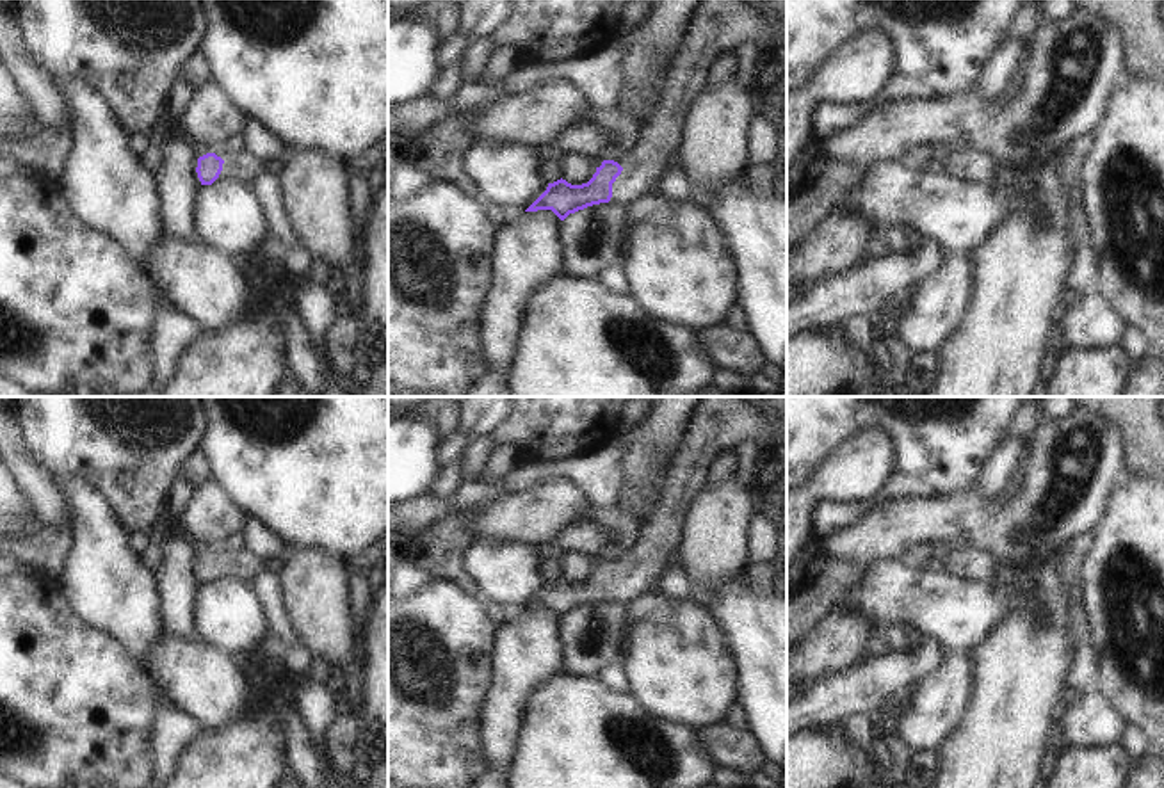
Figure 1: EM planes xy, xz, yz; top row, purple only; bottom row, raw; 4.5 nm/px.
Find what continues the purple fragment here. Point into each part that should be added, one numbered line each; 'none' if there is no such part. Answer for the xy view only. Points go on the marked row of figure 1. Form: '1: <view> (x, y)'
1: xy (244, 168)

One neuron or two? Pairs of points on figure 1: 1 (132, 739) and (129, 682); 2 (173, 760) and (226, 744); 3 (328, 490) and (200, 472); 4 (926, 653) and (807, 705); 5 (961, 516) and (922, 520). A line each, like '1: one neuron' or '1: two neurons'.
1: one neuron
2: two neurons
3: two neurons
4: one neuron
5: one neuron

